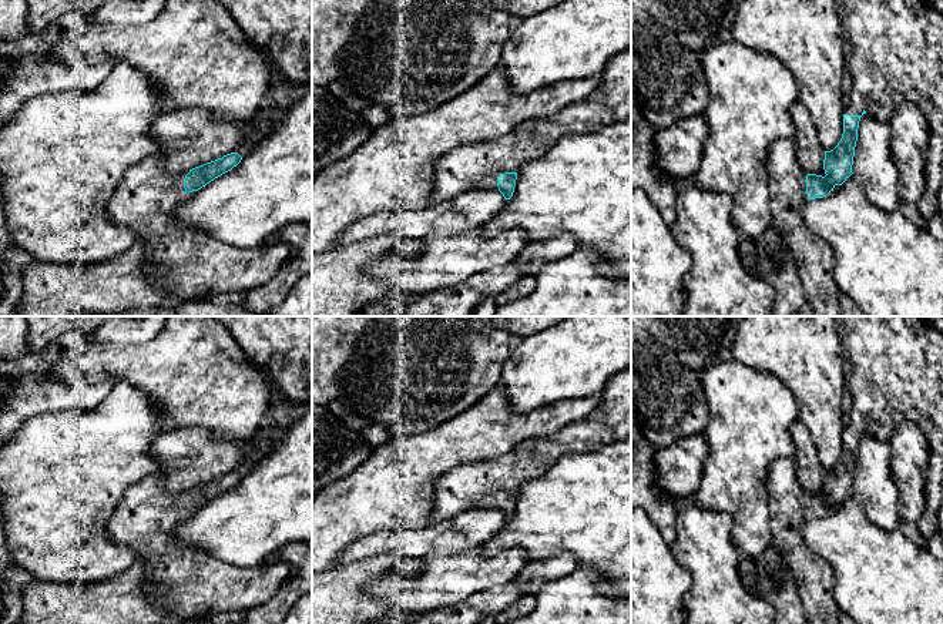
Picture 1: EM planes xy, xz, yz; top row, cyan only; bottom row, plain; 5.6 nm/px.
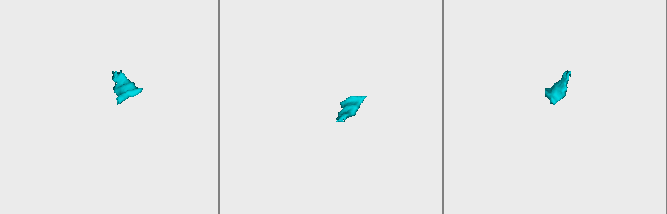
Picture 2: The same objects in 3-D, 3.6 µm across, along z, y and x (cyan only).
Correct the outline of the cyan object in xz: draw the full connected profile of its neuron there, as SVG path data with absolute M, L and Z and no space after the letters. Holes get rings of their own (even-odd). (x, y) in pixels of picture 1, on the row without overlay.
M631 368L613 375L600 393L601 402L593 413L560 432L544 437L530 437L497 459L466 463L444 473L434 486L434 504L429 524L473 509L500 510L504 519L510 519L517 490L527 482L541 477L563 454L594 452L631 437Z

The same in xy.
M231 472L187 492L168 493L162 477L151 474L124 493L110 519L110 537L131 548L137 560L147 566L145 593L157 604L168 607L177 618L204 620L212 611L249 611L261 607L276 594L291 571L283 560L266 560L246 568L236 567L204 550L181 546L174 539L177 526L189 520L198 509L215 497L231 490L241 479L238 472Z

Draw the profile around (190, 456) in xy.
M182 427L162 432L151 442L148 456L158 463L160 470L157 474L162 477L164 489L168 493L182 493L222 477L226 473L236 472L248 462L249 454L256 449L259 440L259 435L245 440L228 440L205 427Z

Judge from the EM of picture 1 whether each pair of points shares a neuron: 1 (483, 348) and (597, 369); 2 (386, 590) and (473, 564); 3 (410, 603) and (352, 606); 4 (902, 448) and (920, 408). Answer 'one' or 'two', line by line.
1: two
2: one
3: two
4: two

